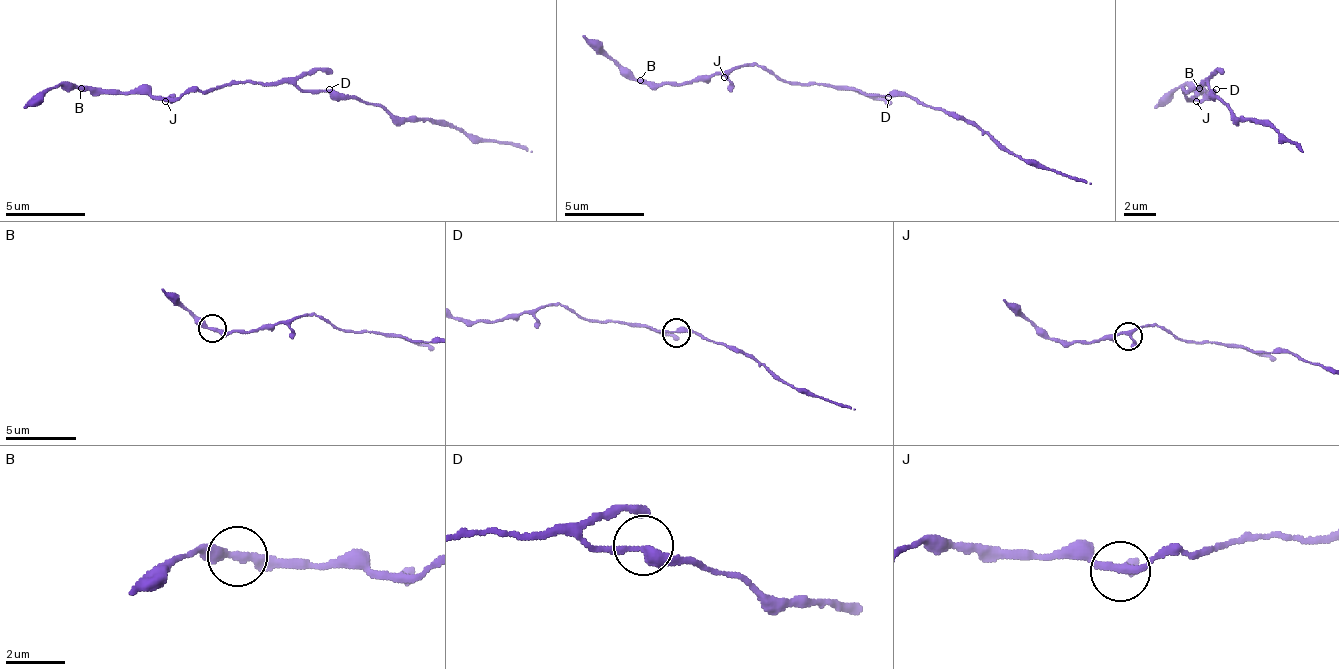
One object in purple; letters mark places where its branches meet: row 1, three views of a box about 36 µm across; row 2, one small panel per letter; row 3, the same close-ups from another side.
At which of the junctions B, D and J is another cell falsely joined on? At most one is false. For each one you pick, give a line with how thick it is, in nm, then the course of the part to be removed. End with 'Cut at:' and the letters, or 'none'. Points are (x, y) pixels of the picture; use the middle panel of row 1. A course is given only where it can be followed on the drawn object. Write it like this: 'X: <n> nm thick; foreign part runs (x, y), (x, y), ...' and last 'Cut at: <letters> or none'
Cut at: none

